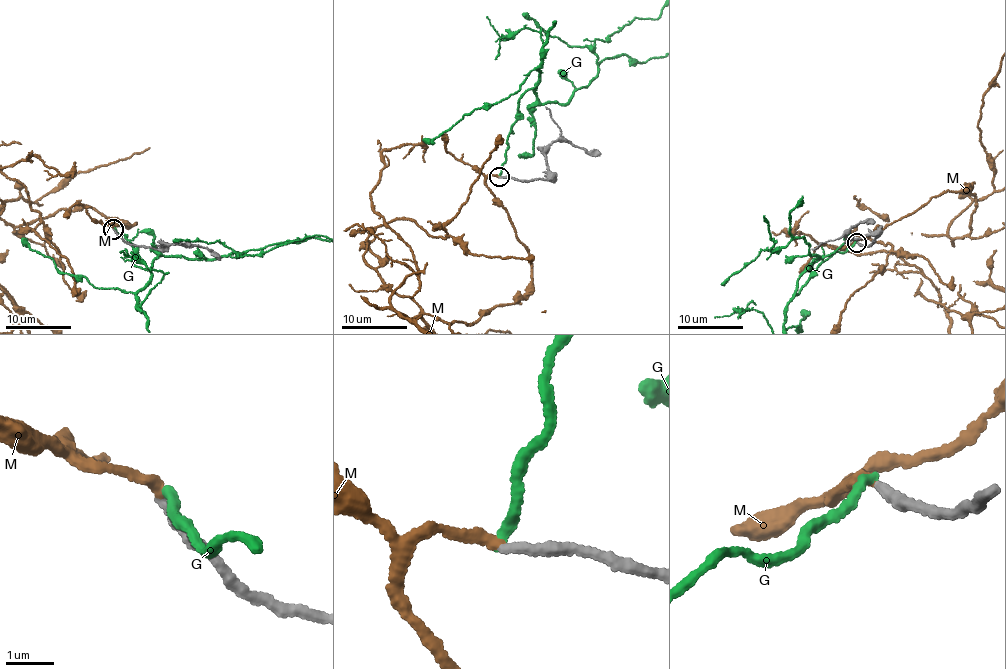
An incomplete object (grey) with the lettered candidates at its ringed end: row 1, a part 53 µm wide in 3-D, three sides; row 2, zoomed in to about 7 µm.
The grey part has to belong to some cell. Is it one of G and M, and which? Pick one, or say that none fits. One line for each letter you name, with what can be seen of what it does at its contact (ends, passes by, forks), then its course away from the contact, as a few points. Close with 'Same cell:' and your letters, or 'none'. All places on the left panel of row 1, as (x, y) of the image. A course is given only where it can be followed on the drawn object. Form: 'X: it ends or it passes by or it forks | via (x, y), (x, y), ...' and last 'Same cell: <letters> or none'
M: it ends
Same cell: M

